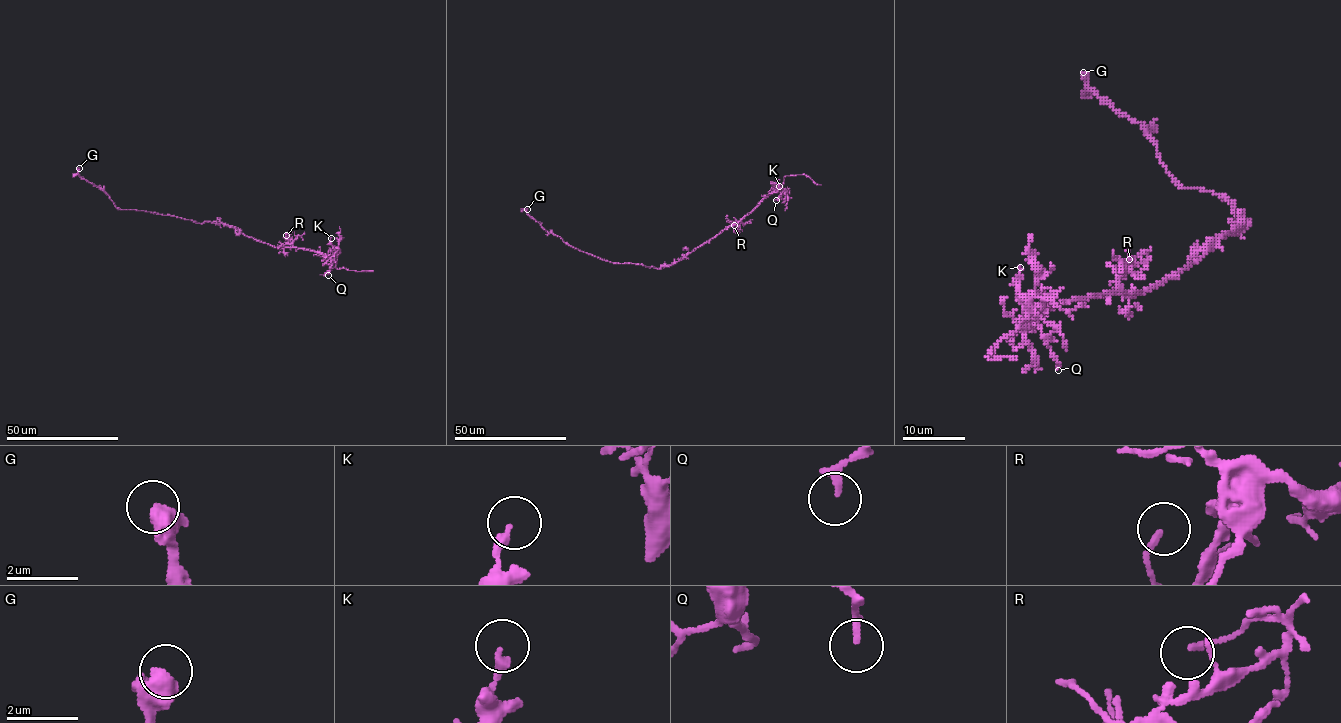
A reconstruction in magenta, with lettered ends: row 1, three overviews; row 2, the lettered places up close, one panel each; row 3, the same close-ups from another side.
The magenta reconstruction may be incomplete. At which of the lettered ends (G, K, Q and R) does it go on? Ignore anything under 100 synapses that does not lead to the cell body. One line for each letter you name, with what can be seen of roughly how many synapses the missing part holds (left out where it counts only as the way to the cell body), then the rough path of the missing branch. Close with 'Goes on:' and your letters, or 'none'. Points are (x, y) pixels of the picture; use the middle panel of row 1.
Goes on: none

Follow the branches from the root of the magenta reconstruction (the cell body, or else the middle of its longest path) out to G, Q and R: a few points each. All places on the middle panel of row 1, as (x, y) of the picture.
G: (677, 262), (655, 268), (602, 260), (547, 232), (528, 214), (527, 209)
Q: (677, 262), (737, 223), (768, 196), (782, 189), (776, 200)
R: (677, 262), (740, 222), (735, 232), (734, 225)

